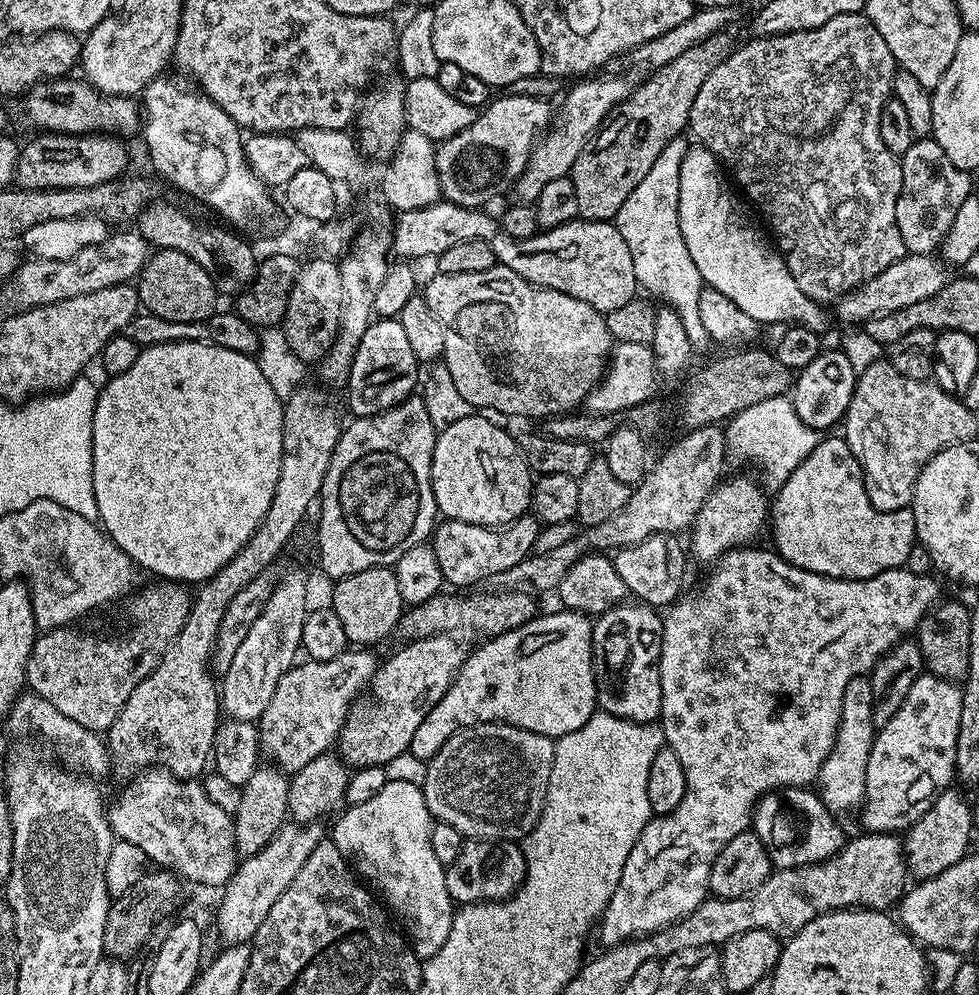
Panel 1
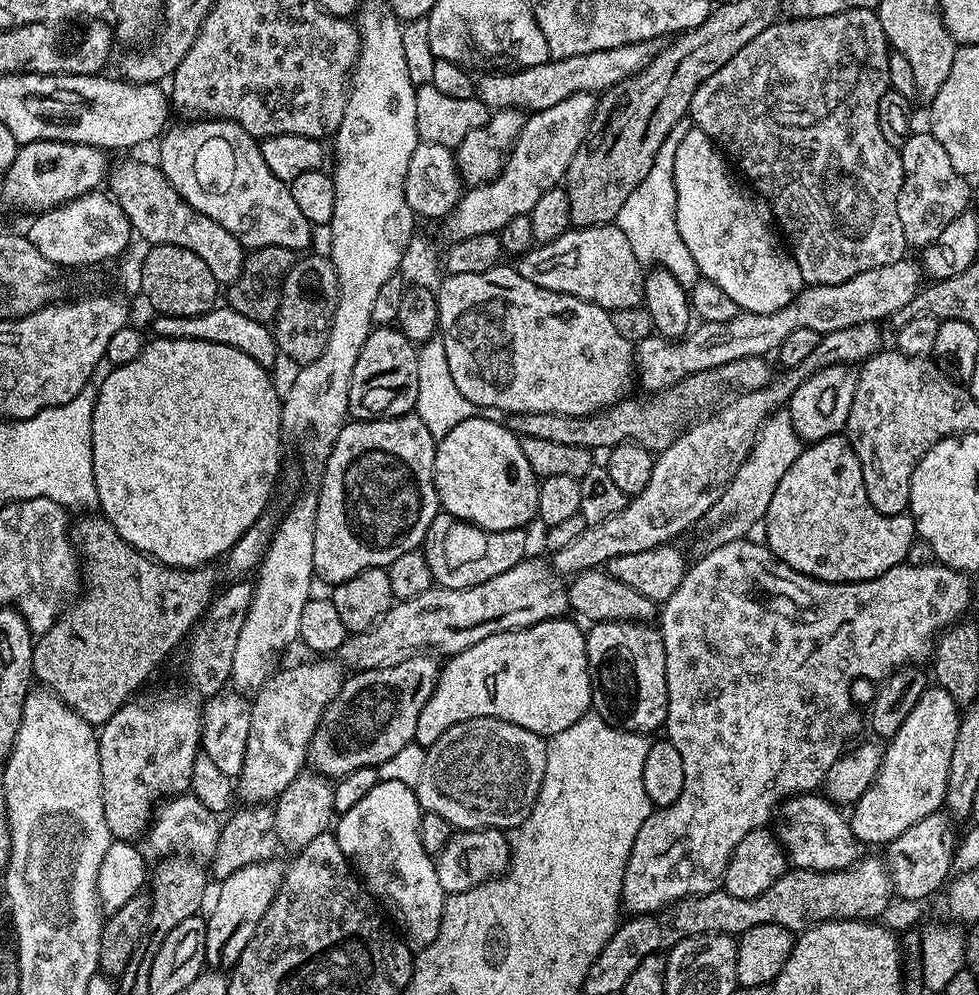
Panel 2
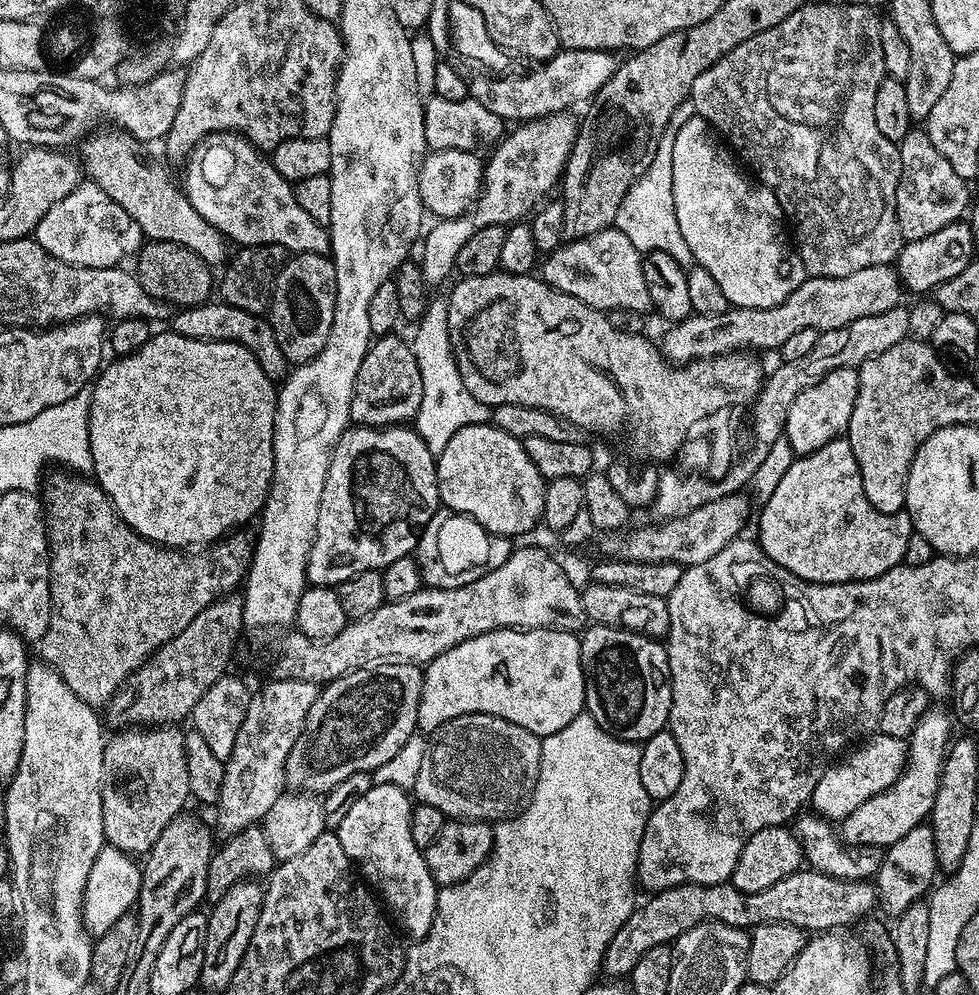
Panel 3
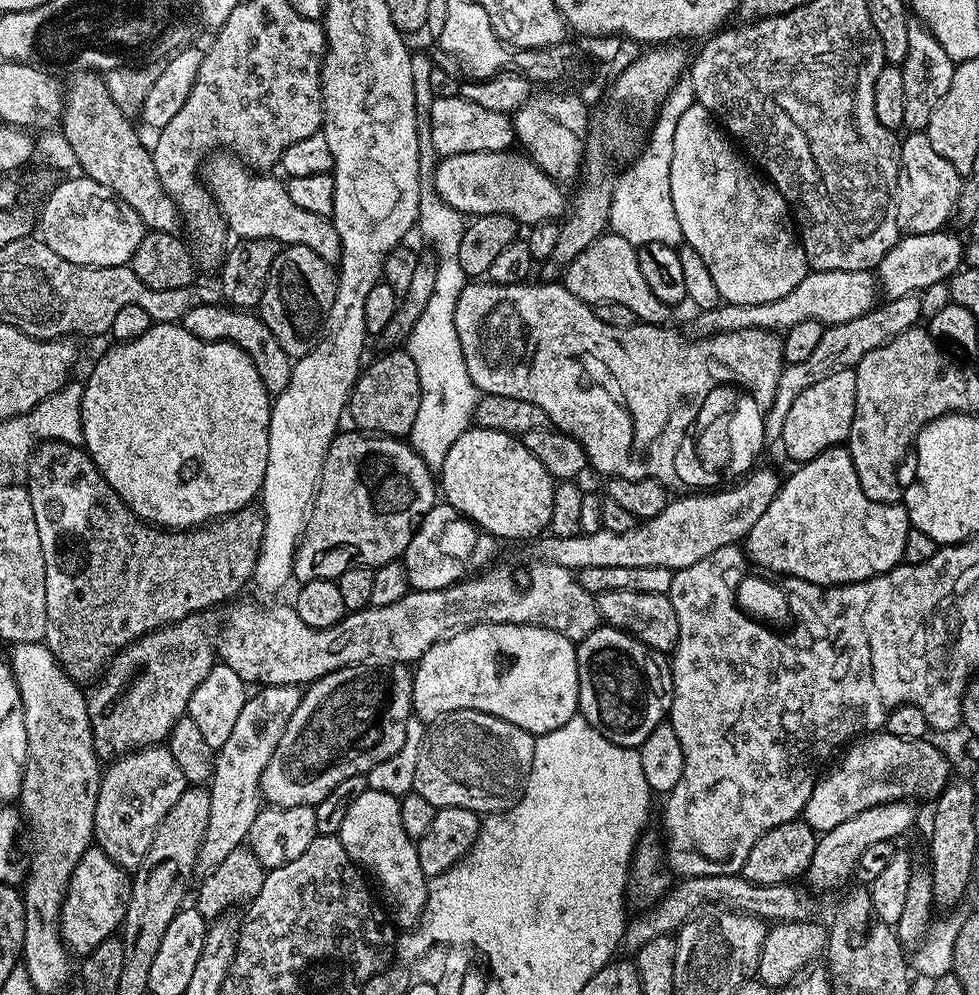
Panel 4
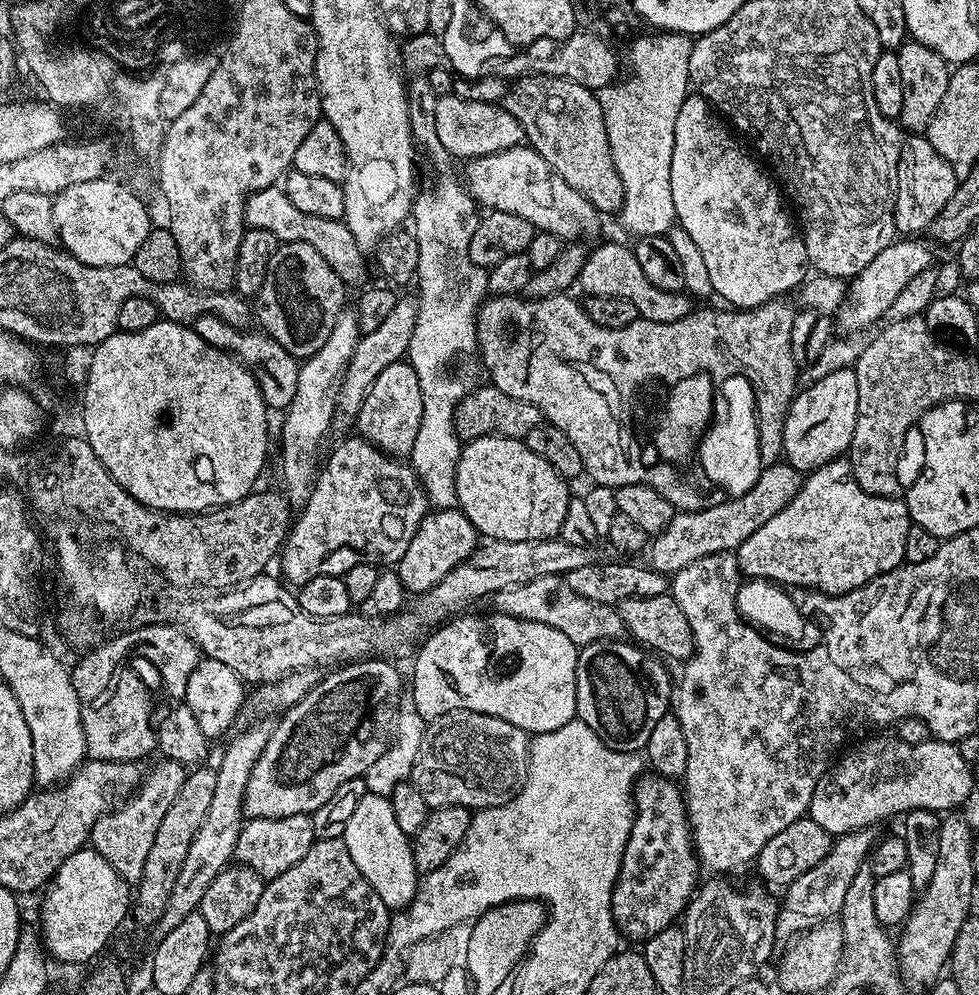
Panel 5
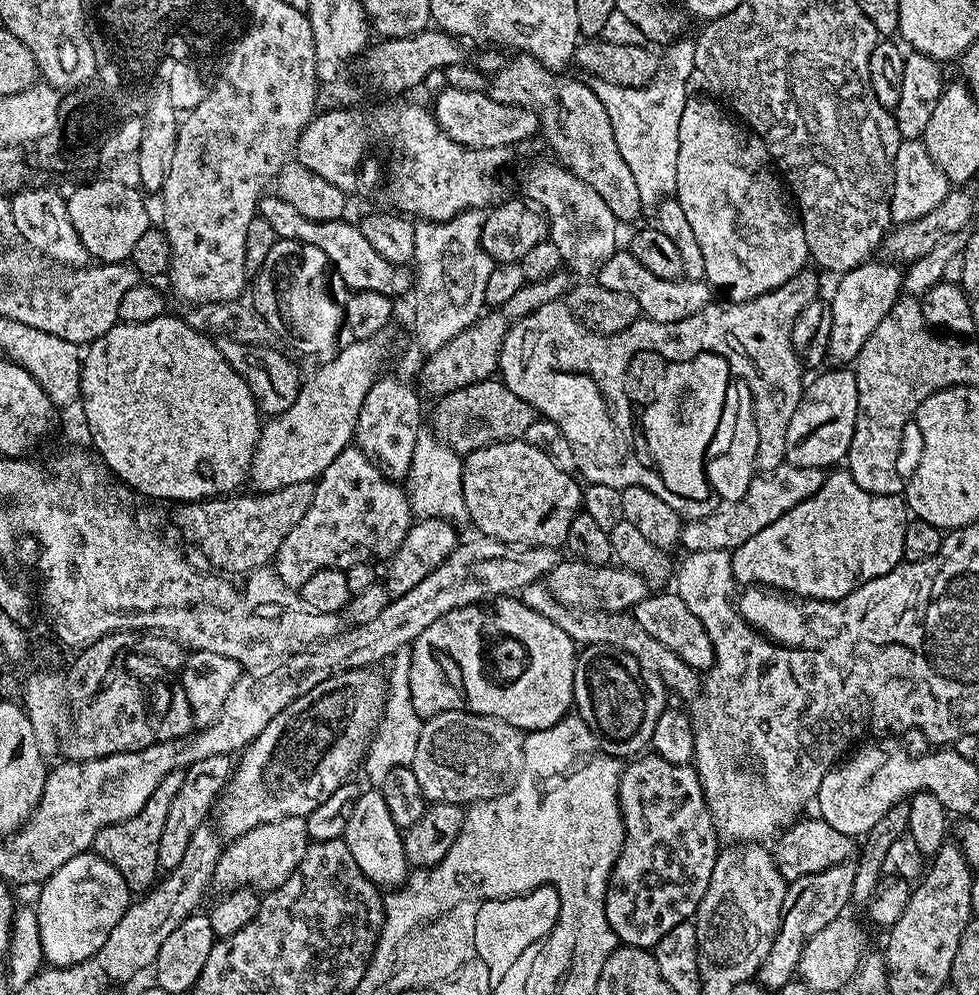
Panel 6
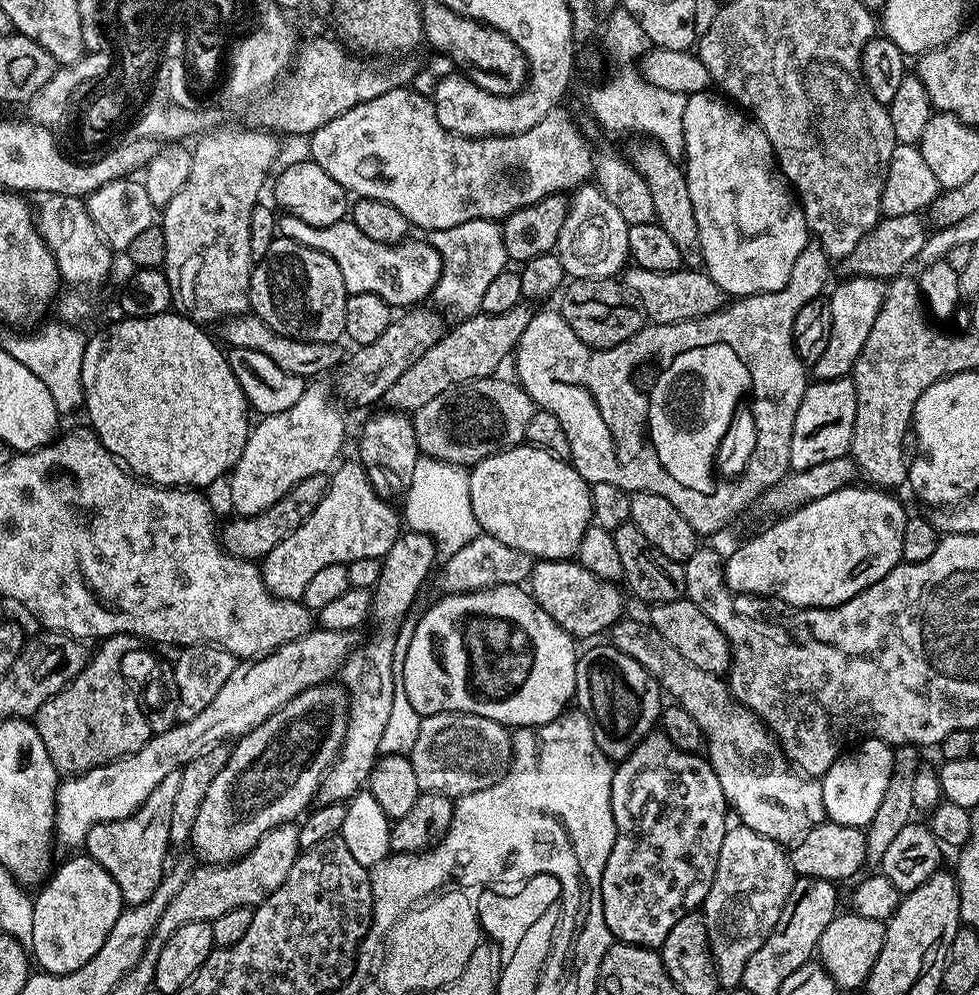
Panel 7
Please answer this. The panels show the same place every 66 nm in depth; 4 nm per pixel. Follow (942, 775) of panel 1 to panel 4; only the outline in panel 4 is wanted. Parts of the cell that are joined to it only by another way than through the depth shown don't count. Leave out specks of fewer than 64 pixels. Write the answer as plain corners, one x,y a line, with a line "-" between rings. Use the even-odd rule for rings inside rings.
907,799
891,801
889,804
871,806
868,810
856,814
854,818
842,822
840,826
823,833
817,839
814,858
810,862
806,873
806,884
809,889
825,888
832,892
835,888
843,889
853,879
856,863
862,854
866,854
869,846
874,842
887,840
899,841
899,836
916,820
916,808
-
808,880
808,881
807,881
-
845,883
845,884
844,884
-
844,884
844,885
843,885

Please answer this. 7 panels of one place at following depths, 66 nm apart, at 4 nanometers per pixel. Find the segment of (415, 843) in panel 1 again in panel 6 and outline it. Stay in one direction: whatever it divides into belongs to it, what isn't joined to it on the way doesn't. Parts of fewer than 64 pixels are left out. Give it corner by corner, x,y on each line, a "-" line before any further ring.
378,790
361,791
358,802
354,806
354,814
350,814
350,822
346,822
343,839
350,846
350,854
354,854
354,862
358,862
358,870
370,878
370,882
381,890
395,890
408,879
410,865
404,849
402,830
390,818
390,809
386,807
386,798

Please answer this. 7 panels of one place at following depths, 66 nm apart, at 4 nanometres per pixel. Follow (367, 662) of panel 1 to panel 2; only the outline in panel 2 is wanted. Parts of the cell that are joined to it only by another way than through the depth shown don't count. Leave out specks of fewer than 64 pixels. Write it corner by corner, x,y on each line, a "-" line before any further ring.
316,658
313,664
296,664
293,668
281,667
273,672
272,677
264,682
251,701
250,738
246,738
246,762
242,766
235,791
245,805
275,801
277,796
294,782
294,778
305,771
308,747
318,730
320,720
328,709
328,703
335,698
344,685
346,672
335,659

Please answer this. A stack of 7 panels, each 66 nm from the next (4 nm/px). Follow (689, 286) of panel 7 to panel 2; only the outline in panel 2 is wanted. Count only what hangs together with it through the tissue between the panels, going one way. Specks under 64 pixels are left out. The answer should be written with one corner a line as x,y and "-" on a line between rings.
615,223
593,228
574,228
554,238
552,244
536,244
519,257
518,270
522,278
540,288
570,294
579,300
606,309
639,308
644,298
645,269
634,258
634,249
626,234

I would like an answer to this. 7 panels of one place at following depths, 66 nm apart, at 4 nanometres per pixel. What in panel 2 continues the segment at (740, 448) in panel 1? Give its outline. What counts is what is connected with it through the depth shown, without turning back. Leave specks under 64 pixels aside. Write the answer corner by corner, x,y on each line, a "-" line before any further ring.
777,409
765,421
750,450
748,459
737,470
735,478
727,485
718,501
710,506
700,520
700,528
706,532
725,532
730,540
743,540
755,526
768,515
770,500
783,475
797,461
804,444
790,422
787,409

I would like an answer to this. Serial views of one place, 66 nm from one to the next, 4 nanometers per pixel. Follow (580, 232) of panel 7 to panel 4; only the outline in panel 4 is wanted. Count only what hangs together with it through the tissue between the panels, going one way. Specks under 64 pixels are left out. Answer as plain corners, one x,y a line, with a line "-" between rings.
475,151
471,154
445,156
434,173
435,188
441,200
461,215
478,217
502,213
515,217
525,226
561,219
568,200
557,181
552,180
536,163
514,153

